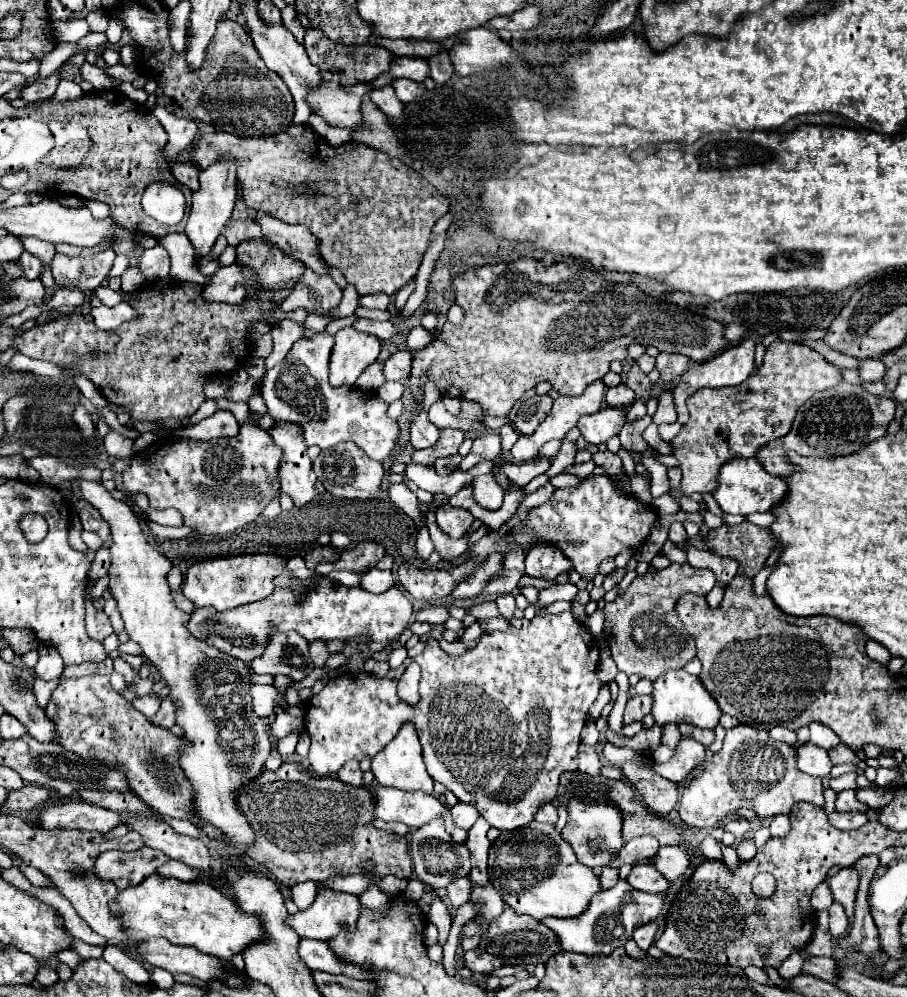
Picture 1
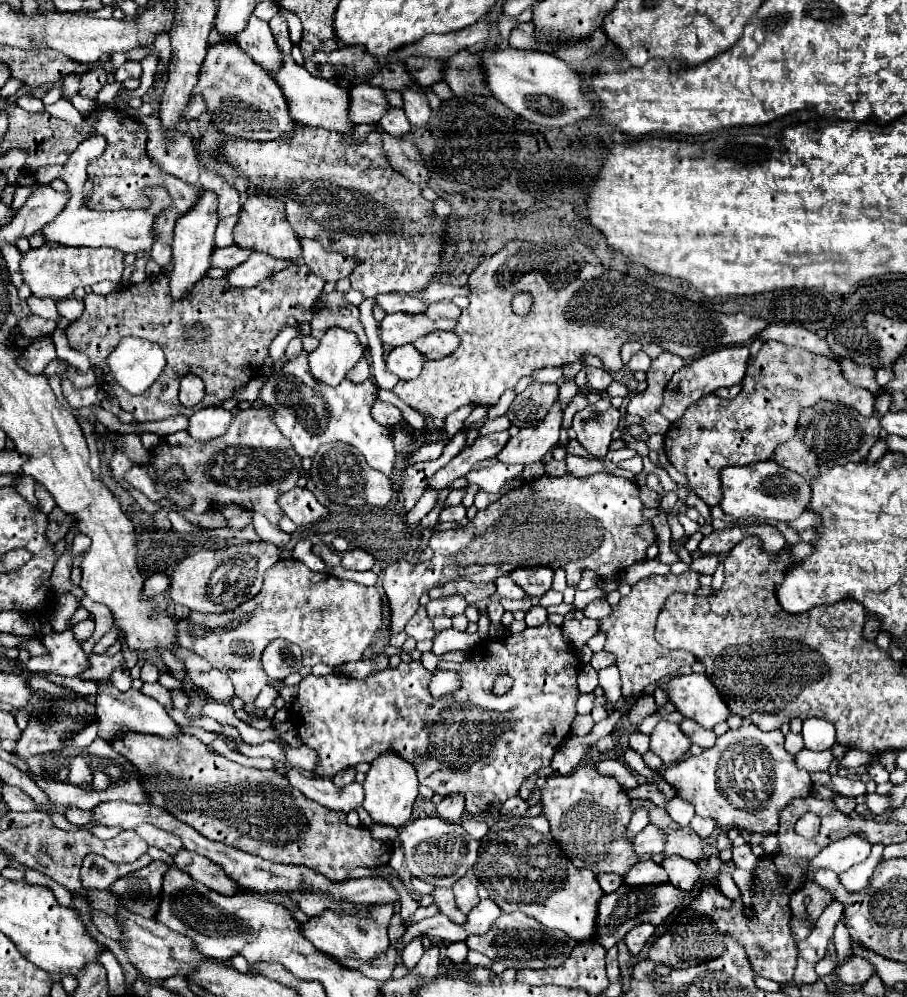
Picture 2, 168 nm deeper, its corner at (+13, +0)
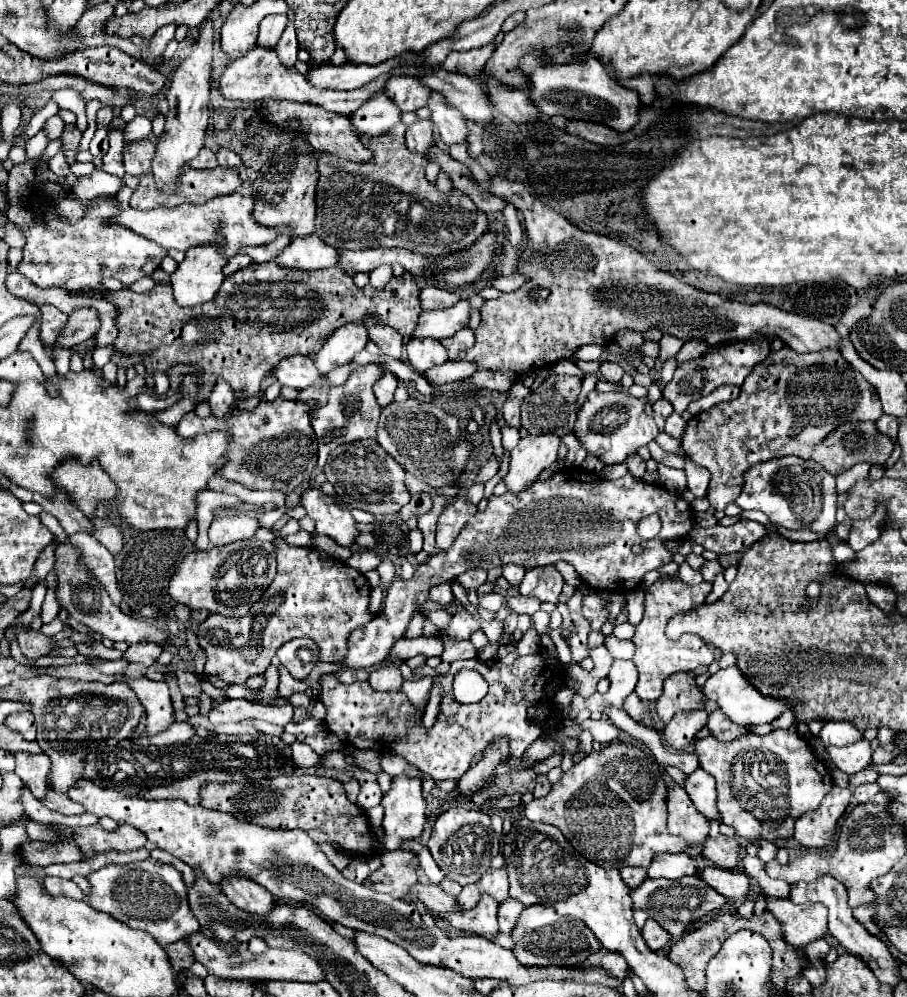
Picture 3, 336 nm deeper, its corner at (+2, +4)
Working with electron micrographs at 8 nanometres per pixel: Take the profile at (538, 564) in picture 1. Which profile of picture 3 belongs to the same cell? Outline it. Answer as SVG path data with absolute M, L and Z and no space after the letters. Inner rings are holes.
M542 566L526 570L526 576L522 584L518 586L518 592L522 596L534 596L542 602L558 602L558 594L562 592L564 580L560 572L554 566Z

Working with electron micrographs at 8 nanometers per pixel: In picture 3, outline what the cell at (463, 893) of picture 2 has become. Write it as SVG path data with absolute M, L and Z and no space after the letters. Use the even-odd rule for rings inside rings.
M482 894L478 906L470 912L435 912L434 916L448 920L454 928L460 928L460 930L466 930L476 936L484 936L484 938L492 940L498 934L496 908L498 908L498 902L494 902L494 898Z

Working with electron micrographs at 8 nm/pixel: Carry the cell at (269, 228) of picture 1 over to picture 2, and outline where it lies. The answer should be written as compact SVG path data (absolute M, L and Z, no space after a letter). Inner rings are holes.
M301 238L301 246L303 246L303 258L305 258L307 266L315 274L325 278L327 282L337 282L337 280L349 276L355 270L355 266L359 264L359 260L355 260L355 258L347 258L347 256L341 256L335 252L325 252L317 240Z

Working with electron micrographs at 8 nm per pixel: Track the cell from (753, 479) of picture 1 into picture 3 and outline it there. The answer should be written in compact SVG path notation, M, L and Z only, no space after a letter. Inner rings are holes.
M798 456L774 458L774 462L758 462L758 466L750 466L746 470L742 494L734 500L742 510L760 510L764 512L770 522L780 524L782 528L790 530L812 530L818 534L826 534L836 526L836 478L822 470L814 460L802 460Z

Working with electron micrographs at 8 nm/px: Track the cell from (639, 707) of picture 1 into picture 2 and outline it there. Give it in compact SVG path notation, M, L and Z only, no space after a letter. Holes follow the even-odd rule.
M643 694L643 698L629 710L629 720L633 722L633 724L641 724L647 716L651 716L651 714L655 714L657 712L657 704L655 704L655 698L653 698L653 694Z

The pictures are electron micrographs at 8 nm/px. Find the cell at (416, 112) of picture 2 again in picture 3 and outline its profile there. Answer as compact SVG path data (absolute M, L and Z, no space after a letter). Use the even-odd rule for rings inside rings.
M432 92L426 106L432 112L430 120L434 122L442 142L446 142L448 146L458 144L458 142L466 142L468 130L464 126L464 116L456 108L452 108L450 104L446 104L444 96L440 96L438 92Z

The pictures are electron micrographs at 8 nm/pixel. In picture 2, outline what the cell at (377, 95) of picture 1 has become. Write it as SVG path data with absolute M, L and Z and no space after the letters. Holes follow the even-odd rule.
M391 108L383 118L381 118L381 126L385 132L389 132L391 136L405 136L411 132L411 124L407 120L407 116L403 114L403 110L399 108Z

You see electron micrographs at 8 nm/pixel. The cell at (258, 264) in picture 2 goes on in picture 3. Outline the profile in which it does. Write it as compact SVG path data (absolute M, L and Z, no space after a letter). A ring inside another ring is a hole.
M312 234L308 238L294 238L286 246L286 250L278 254L276 264L284 268L296 268L296 270L332 268L338 266L338 252Z

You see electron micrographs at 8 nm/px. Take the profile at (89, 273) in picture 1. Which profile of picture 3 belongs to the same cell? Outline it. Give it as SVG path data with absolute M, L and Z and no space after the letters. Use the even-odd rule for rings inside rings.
M36 196L32 208L38 218L28 230L24 230L26 246L18 272L40 288L62 288L70 294L88 294L96 290L98 284L108 276L130 286L138 278L150 276L160 266L160 260L168 254L154 242L126 228L102 224L104 218L120 212L116 206L118 200L114 196L104 196L102 202L94 206L78 224L60 222L56 218L54 204L56 200Z

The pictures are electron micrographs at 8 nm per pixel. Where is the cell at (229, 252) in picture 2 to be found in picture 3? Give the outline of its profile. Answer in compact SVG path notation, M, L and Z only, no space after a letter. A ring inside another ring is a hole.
M282 234L282 238L276 238L274 242L268 242L266 246L246 246L240 250L240 254L248 254L254 262L268 262L278 256L278 252L290 244L290 238Z

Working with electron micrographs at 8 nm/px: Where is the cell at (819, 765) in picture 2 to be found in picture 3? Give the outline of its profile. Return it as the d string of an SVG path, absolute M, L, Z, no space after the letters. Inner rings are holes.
M860 740L860 742L854 742L850 746L844 746L844 748L830 746L828 756L846 774L856 774L872 762L870 760L872 752L870 752L870 742L868 740Z

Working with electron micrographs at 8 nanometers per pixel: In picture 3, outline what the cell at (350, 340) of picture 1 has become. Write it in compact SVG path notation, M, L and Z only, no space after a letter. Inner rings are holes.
M346 324L334 330L334 334L324 342L322 350L314 356L314 364L320 374L328 374L338 366L346 366L354 356L364 350L368 342L368 332L362 324Z

